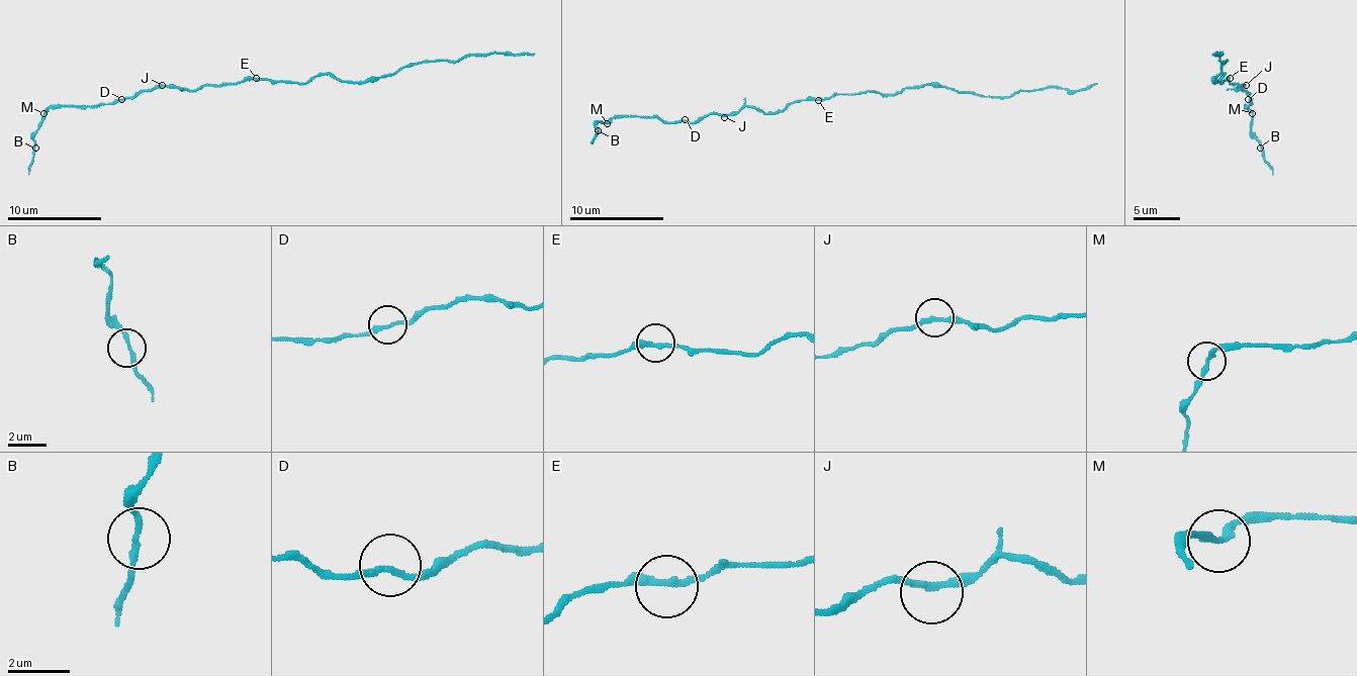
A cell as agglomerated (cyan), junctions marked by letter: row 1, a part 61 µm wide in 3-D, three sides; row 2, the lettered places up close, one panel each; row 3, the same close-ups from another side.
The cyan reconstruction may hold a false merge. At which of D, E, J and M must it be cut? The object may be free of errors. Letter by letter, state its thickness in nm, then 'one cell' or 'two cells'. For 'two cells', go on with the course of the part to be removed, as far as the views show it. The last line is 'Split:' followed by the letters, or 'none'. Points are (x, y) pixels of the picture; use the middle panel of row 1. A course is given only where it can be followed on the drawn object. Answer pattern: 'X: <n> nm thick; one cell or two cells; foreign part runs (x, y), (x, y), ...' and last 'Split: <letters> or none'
D: 200 nm thick; one cell
E: 240 nm thick; one cell
J: 200 nm thick; one cell
M: 200 nm thick; two cells; foreign part runs (607, 124), (600, 121), (591, 142)
Split: M

